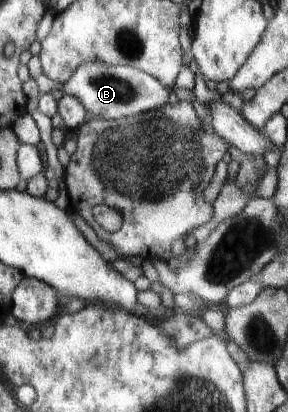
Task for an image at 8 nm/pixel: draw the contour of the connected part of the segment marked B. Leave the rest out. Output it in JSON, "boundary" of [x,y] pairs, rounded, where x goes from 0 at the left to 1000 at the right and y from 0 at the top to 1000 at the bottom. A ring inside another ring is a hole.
{"boundary":[[[319,148],[264,170],[212,221],[222,231],[264,235],[319,284],[396,291],[479,284],[517,267],[556,265],[580,255],[587,233],[587,216],[559,209],[531,182],[483,172],[462,160],[358,158]]]}

